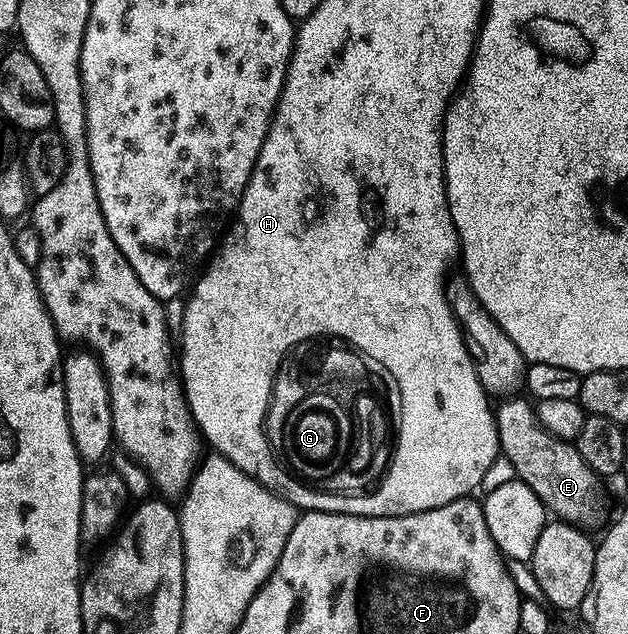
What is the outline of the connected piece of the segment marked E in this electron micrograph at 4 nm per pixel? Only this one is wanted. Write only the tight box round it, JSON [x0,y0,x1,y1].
[495,397,604,529]

